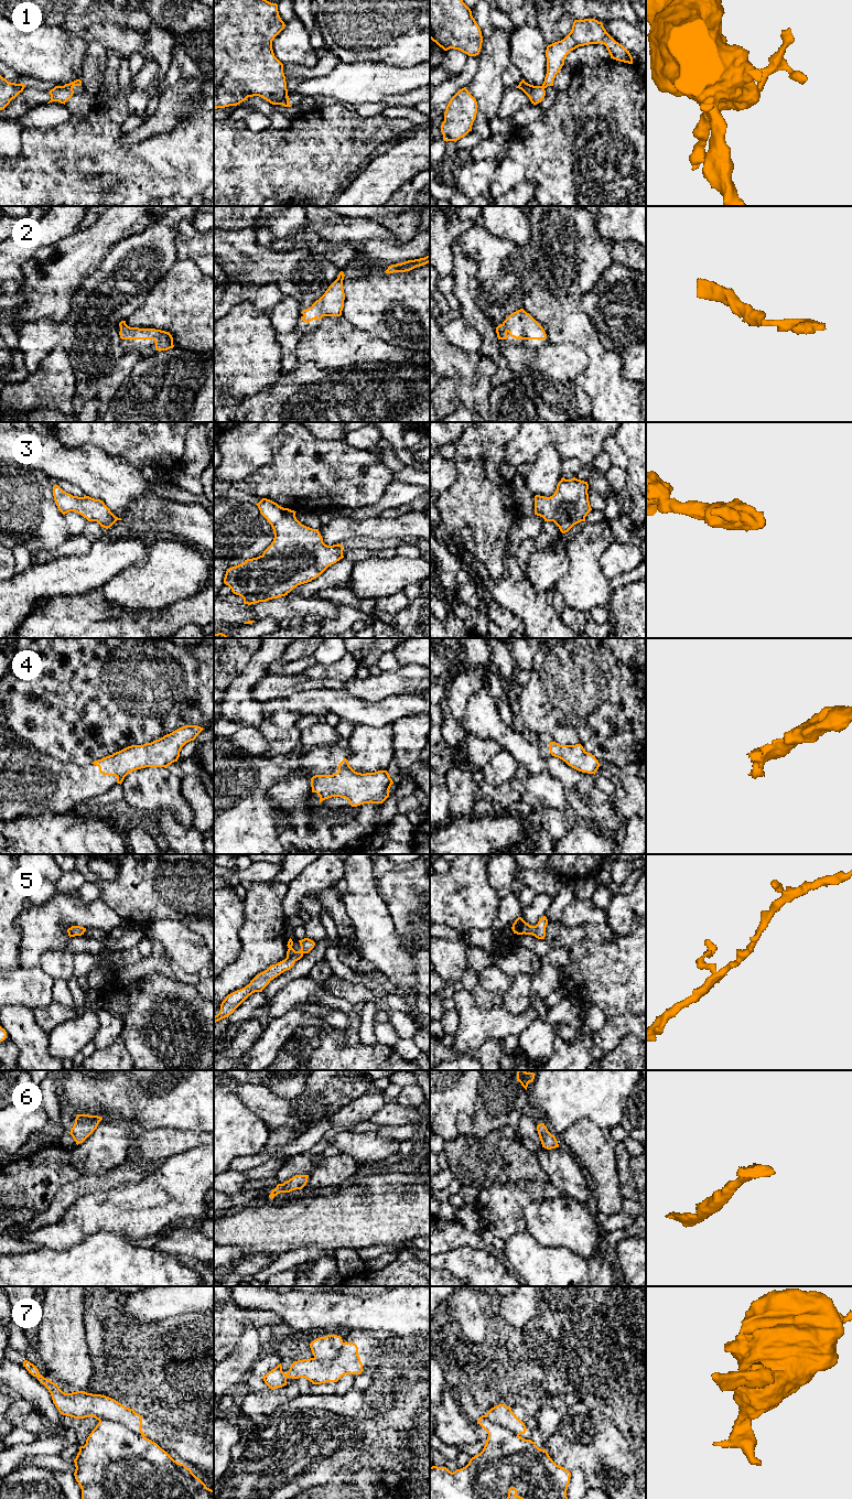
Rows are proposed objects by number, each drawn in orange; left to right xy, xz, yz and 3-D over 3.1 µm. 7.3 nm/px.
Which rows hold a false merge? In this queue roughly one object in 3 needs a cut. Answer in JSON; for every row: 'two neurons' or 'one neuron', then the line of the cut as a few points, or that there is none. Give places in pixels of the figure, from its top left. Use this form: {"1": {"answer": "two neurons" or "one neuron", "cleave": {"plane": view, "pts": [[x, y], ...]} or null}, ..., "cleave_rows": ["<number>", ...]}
{"1": {"answer": "two neurons", "cleave": {"plane": "xy", "pts": [[64, 85], [72, 88]]}}, "2": {"answer": "one neuron", "cleave": null}, "3": {"answer": "one neuron", "cleave": null}, "4": {"answer": "one neuron", "cleave": null}, "5": {"answer": "one neuron", "cleave": null}, "6": {"answer": "one neuron", "cleave": null}, "7": {"answer": "two neurons", "cleave": {"plane": "xy", "pts": [[99, 1420], [114, 1420], [143, 1437]]}}, "cleave_rows": ["1", "7"]}

